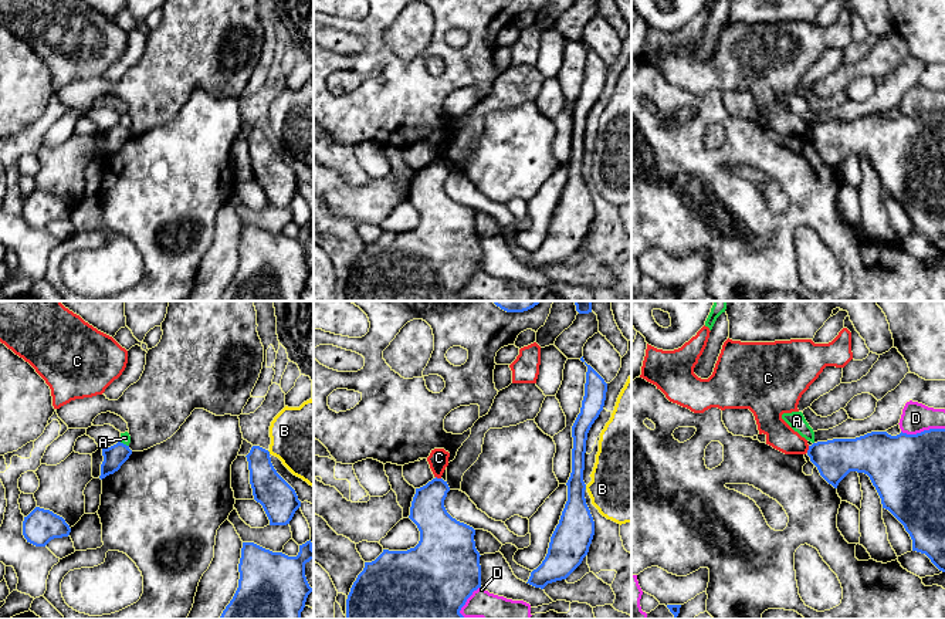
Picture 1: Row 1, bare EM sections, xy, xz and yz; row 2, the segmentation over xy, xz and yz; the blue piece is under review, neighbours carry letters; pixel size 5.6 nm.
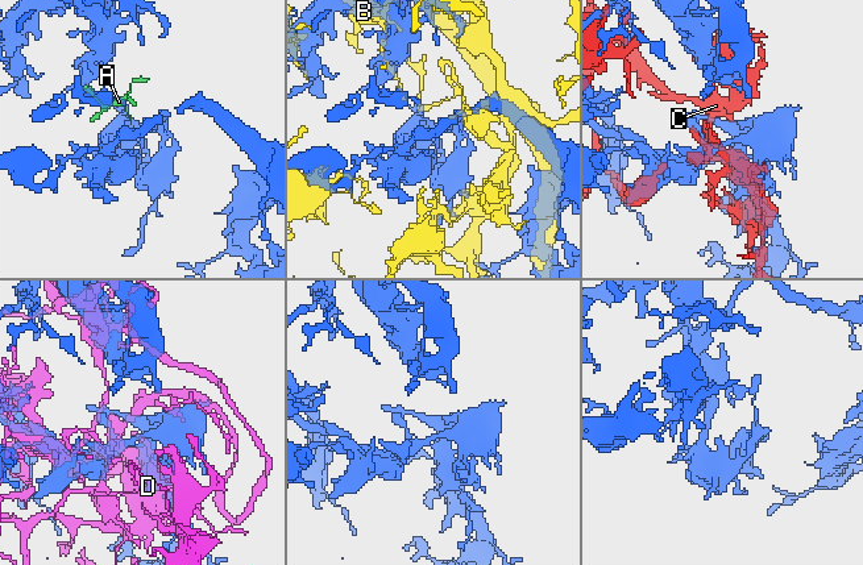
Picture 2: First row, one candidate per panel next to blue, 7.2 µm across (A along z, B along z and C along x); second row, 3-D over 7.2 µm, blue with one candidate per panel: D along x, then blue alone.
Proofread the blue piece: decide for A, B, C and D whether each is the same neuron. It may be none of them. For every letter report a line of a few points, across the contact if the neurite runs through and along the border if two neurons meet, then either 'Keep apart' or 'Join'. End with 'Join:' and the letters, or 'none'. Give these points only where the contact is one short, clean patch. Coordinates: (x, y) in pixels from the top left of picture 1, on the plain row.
A: Line: xy (119, 122), (128, 128). Keep apart
B: Keep apart
C: Keep apart
D: Keep apart
Join: none

